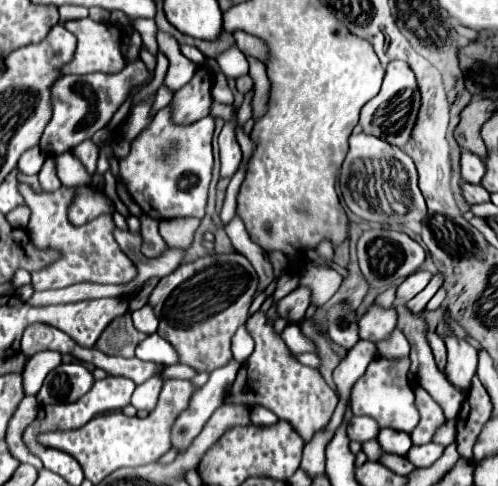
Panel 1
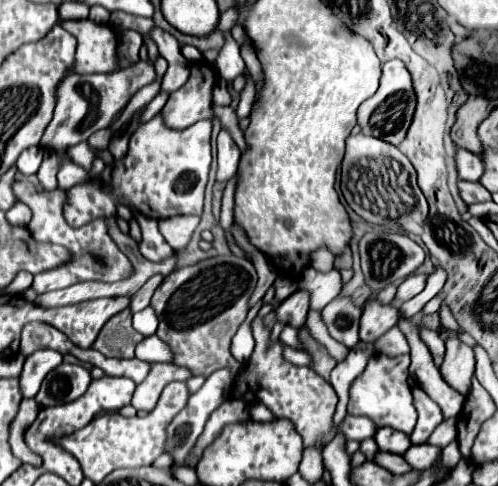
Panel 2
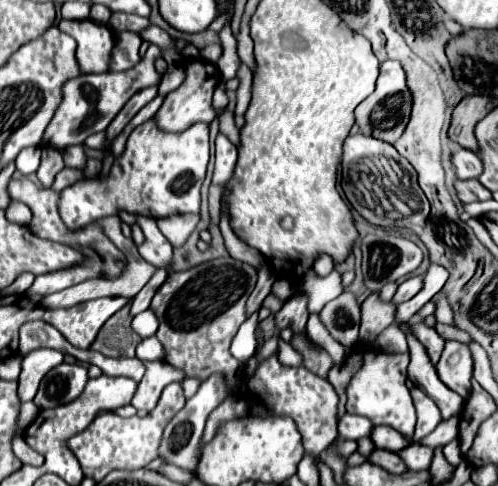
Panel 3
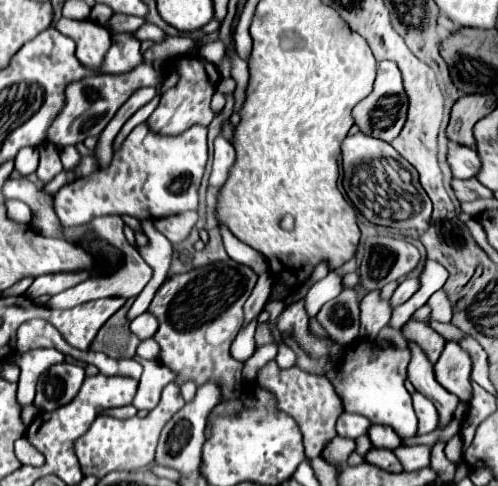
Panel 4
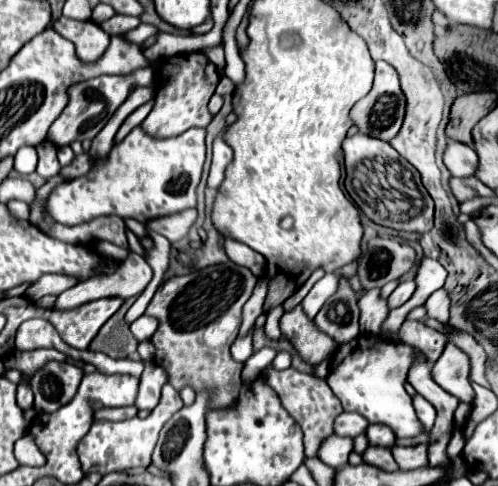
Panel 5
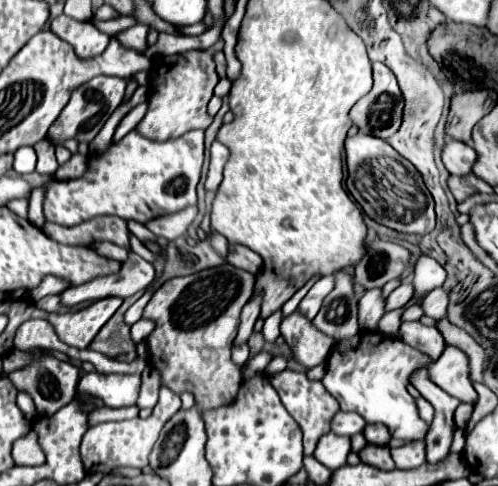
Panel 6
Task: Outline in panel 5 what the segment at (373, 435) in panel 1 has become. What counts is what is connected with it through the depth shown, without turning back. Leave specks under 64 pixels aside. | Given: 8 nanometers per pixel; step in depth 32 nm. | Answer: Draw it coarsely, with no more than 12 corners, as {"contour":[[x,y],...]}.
{"contour":[[354,412],[336,418],[336,434],[356,438],[368,428],[368,420]]}

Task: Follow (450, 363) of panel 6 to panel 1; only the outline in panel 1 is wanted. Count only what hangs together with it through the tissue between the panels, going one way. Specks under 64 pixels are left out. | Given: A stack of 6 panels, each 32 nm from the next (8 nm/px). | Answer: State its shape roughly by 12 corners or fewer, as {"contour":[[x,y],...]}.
{"contour":[[448,334],[446,378],[466,388],[476,374],[478,352]]}

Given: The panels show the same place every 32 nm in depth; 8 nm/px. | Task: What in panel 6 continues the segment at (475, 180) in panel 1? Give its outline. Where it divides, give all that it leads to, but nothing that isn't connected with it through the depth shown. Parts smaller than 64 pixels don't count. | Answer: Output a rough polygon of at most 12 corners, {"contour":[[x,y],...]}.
{"contour":[[446,138],[442,162],[450,174],[472,172],[472,146]]}

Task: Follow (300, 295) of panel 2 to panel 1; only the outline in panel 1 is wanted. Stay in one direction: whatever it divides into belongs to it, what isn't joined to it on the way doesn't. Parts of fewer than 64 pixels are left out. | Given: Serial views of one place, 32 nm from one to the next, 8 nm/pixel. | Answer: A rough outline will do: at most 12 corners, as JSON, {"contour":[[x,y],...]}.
{"contour":[[298,286],[278,300],[278,314],[292,324],[304,318],[310,288]]}

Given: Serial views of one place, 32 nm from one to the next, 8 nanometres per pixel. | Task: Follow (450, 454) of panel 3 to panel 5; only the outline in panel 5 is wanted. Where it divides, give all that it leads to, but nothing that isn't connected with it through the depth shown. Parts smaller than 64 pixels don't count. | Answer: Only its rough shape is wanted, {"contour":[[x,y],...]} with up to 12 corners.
{"contour":[[460,430],[452,434],[448,444],[450,458],[460,456],[464,436]]}

